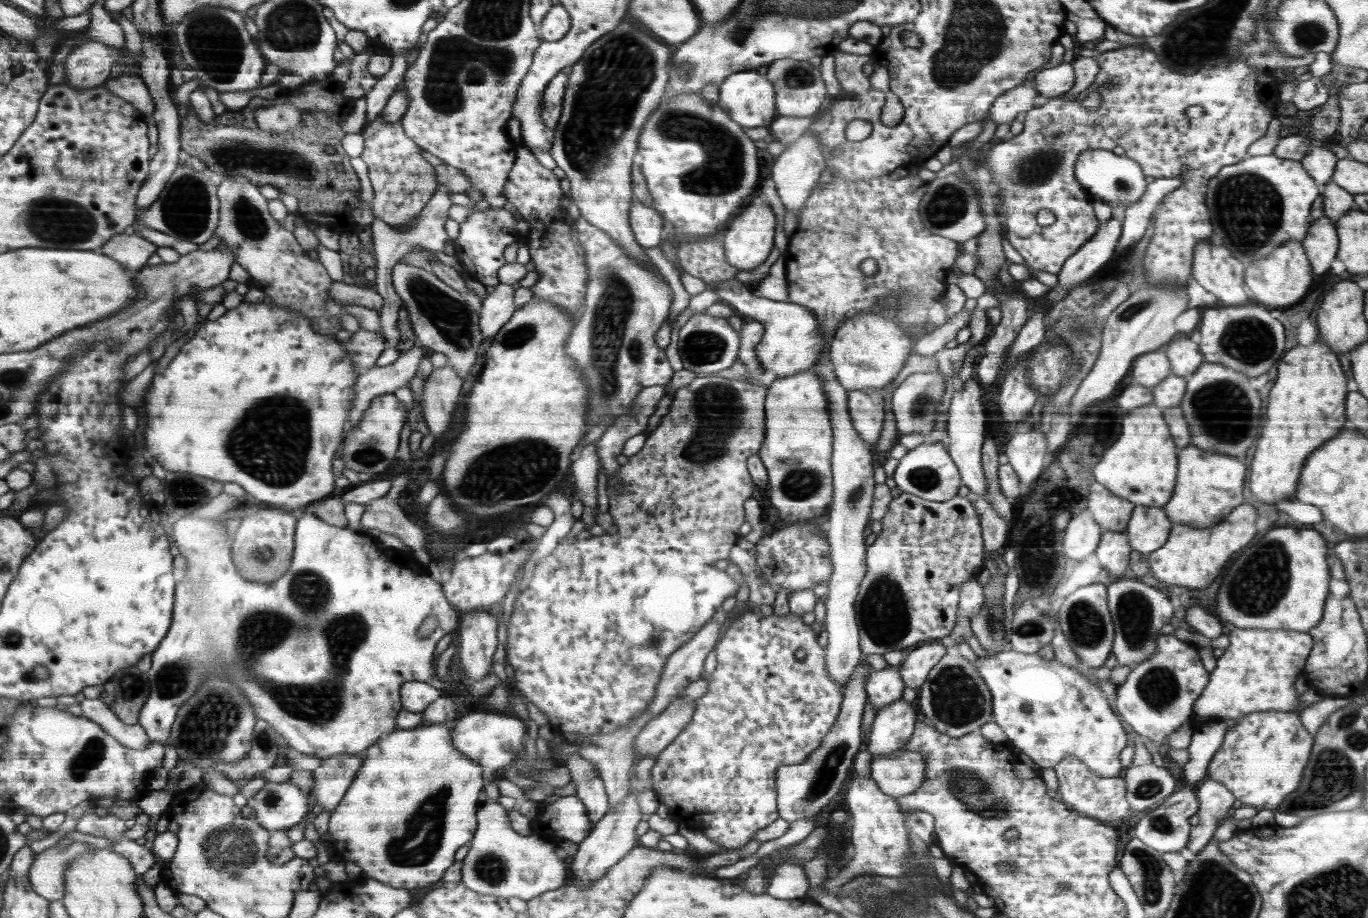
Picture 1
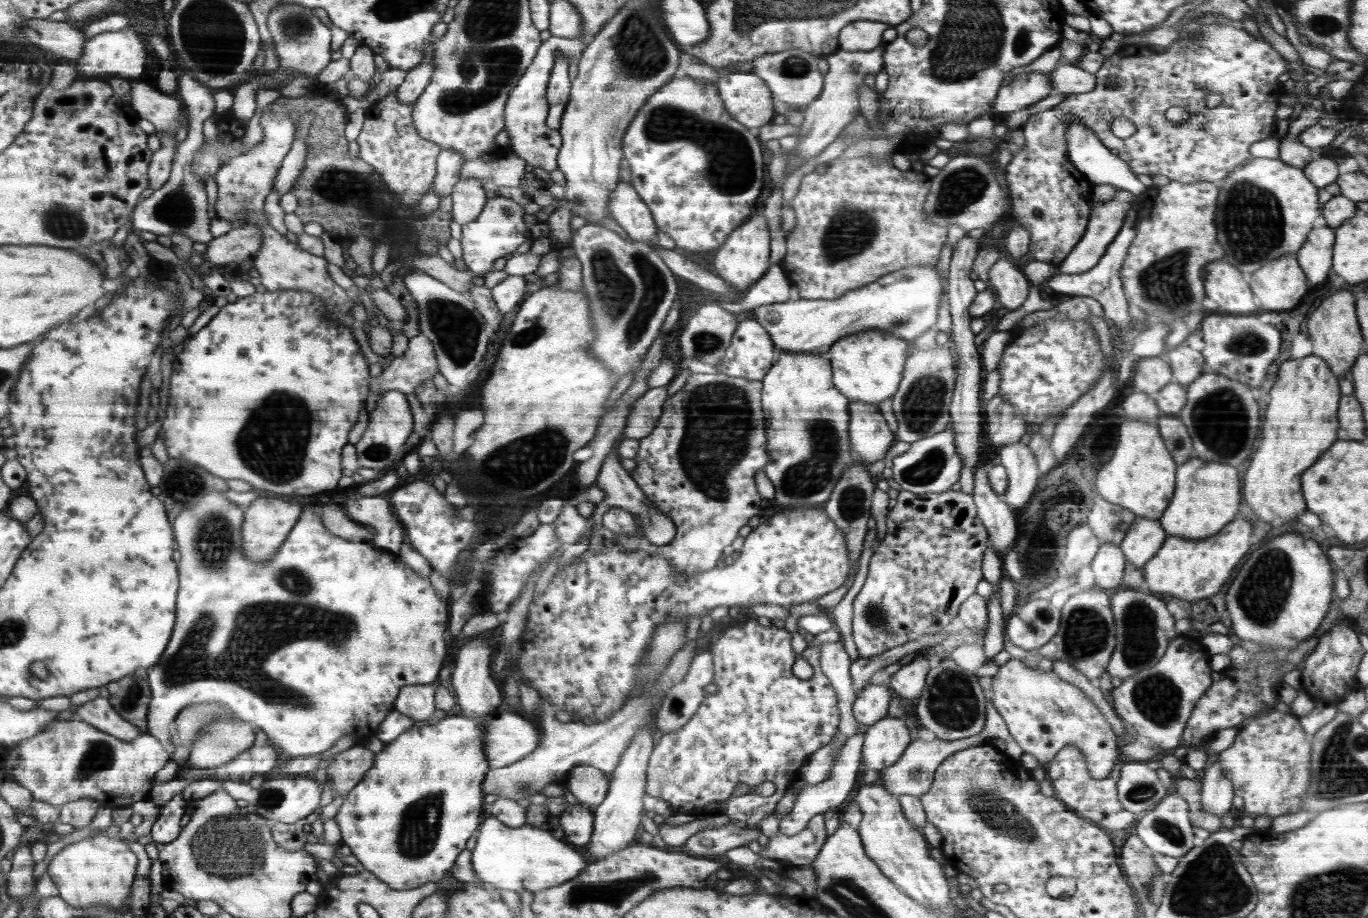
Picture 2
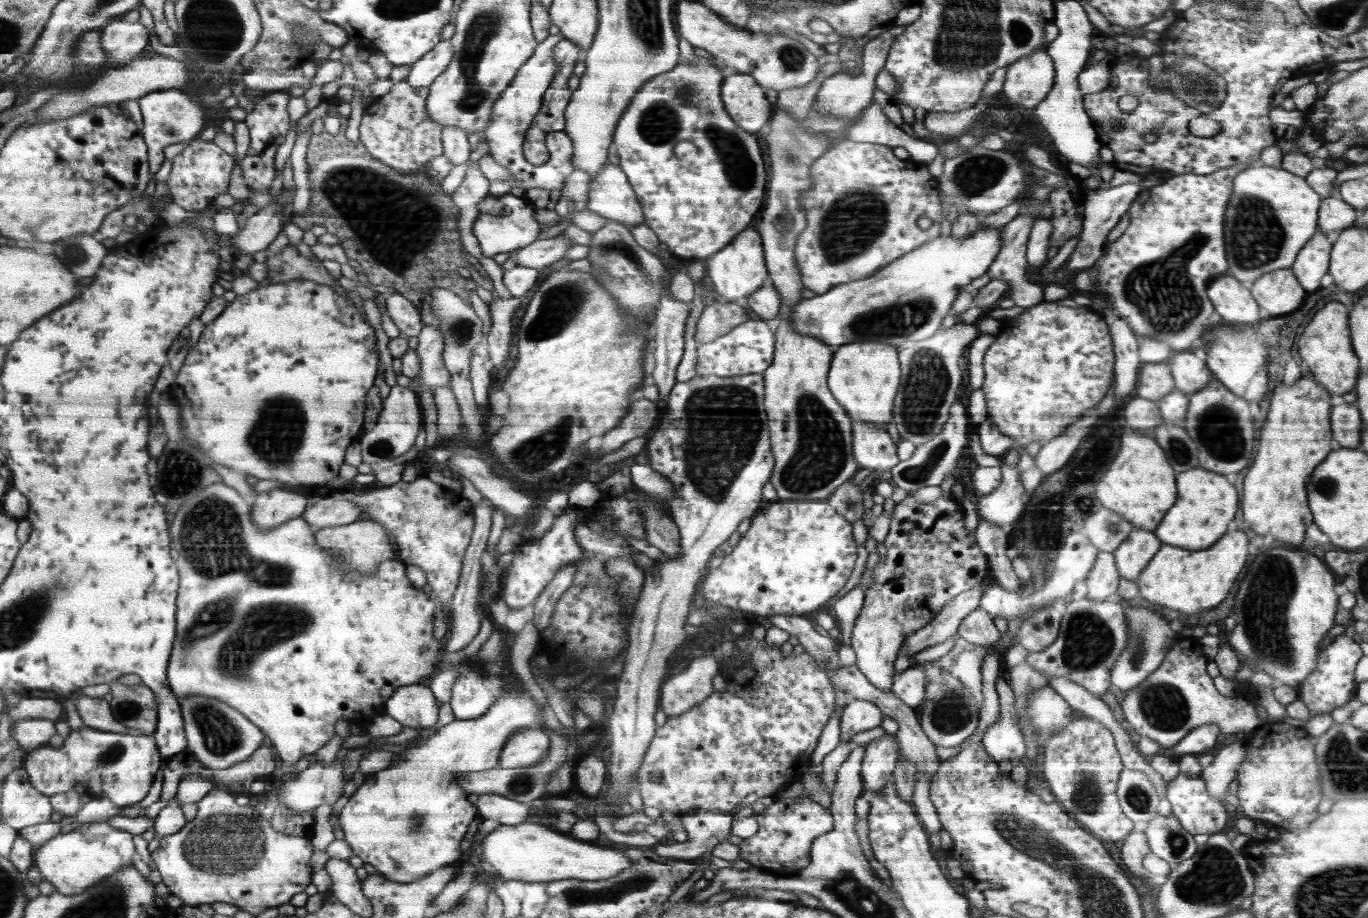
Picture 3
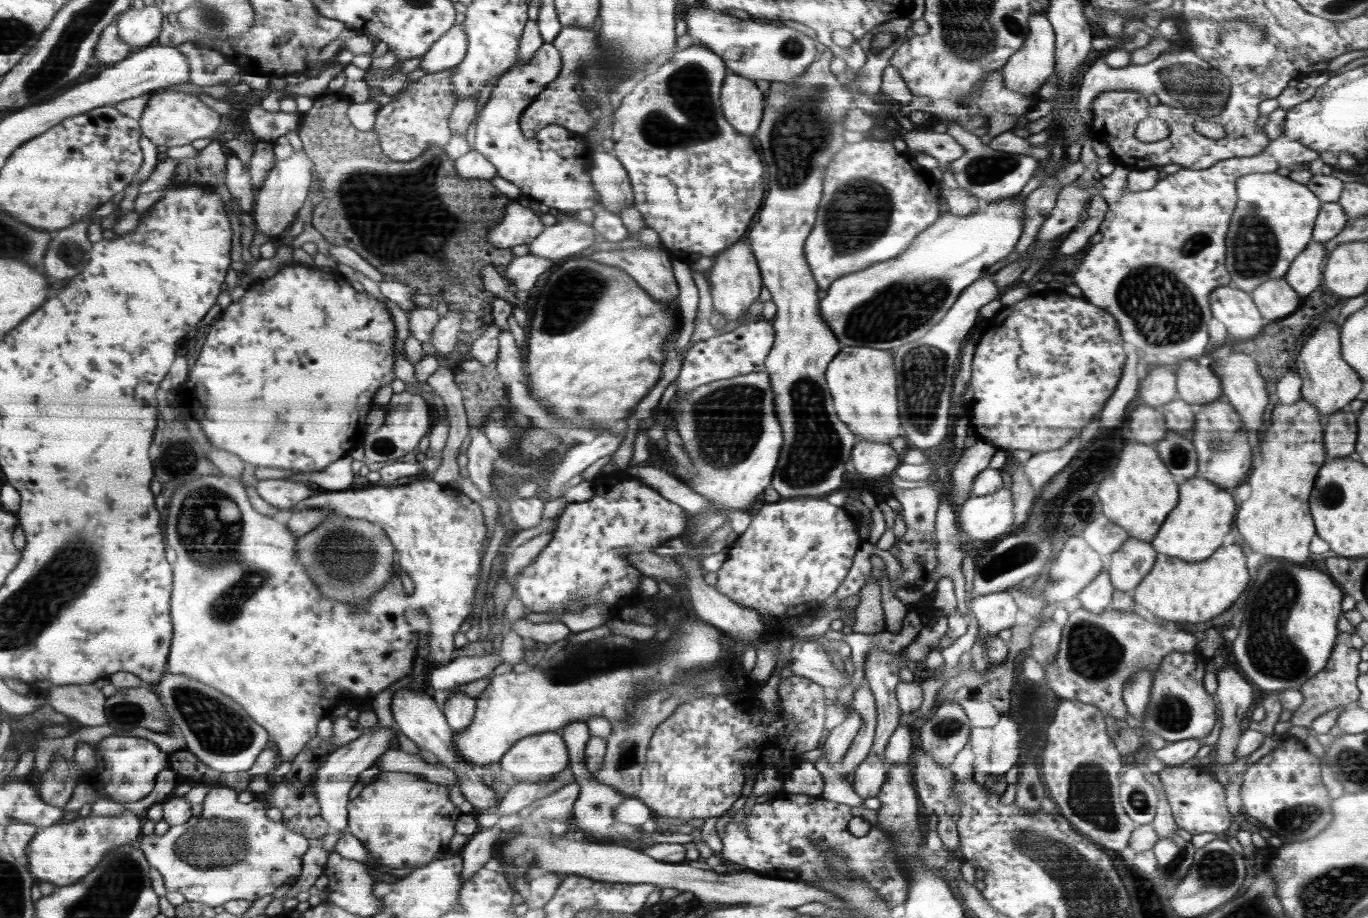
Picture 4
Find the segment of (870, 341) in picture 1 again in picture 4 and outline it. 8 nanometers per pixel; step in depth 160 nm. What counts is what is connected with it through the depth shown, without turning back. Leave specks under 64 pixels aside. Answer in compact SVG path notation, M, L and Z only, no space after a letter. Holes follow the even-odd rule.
M869 345L842 346L840 354L829 364L825 379L837 416L860 441L890 444L900 436L893 352L870 348Z

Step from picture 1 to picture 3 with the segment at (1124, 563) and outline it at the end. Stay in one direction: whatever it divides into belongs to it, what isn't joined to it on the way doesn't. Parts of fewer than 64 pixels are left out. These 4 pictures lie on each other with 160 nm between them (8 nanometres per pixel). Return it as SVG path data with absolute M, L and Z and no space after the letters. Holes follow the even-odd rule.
M1099 551L1096 562L1088 574L1088 599L1103 601L1112 598L1117 591L1119 575L1112 553Z

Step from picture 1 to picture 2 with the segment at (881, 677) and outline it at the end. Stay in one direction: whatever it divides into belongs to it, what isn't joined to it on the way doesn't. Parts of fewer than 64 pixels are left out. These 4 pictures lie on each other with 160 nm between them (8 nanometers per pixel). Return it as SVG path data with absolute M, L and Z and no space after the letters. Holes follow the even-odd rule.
M872 681L858 693L853 704L853 715L860 724L869 727L887 715L891 689L888 683Z

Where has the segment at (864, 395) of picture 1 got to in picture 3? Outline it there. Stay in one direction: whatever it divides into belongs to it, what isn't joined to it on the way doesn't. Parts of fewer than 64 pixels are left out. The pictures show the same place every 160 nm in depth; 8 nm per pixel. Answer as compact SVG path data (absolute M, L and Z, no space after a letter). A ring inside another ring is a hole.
M854 420L854 457L864 469L890 472L898 465L896 444L885 430Z

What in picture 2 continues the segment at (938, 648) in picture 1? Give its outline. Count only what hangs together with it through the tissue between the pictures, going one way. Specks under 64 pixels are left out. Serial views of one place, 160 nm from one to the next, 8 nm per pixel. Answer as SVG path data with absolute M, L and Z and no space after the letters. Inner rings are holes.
M917 654L911 662L902 665L900 670L889 677L888 686L898 696L905 698L909 703L914 703L922 694L929 670L928 658L924 654Z

